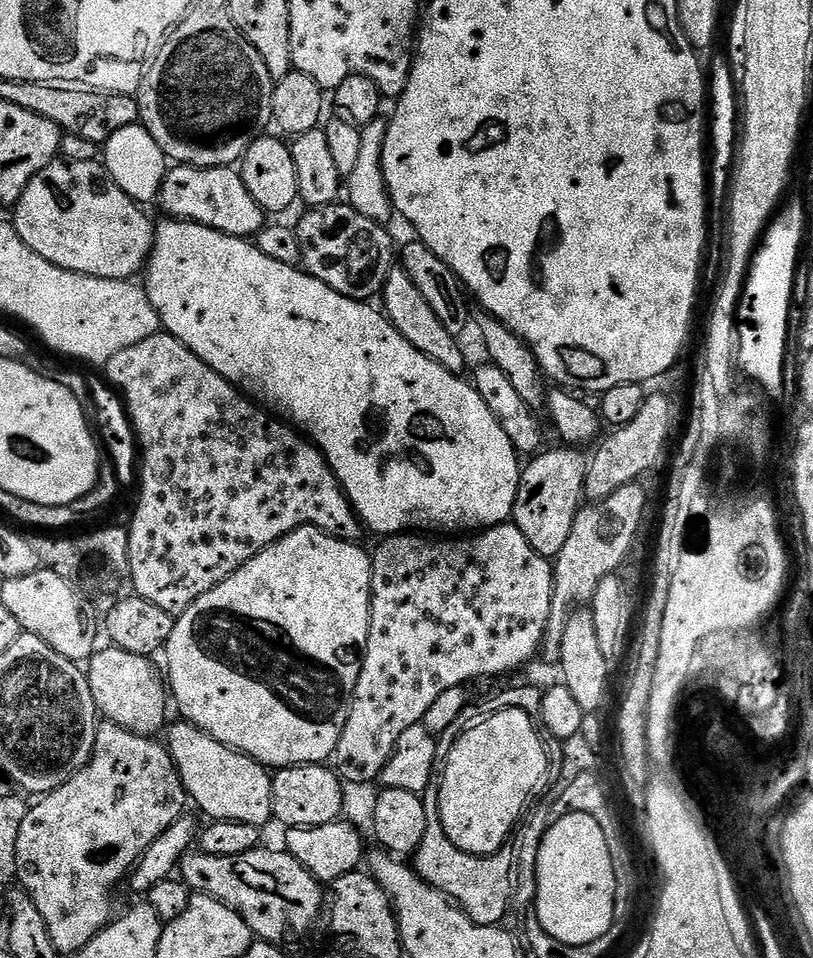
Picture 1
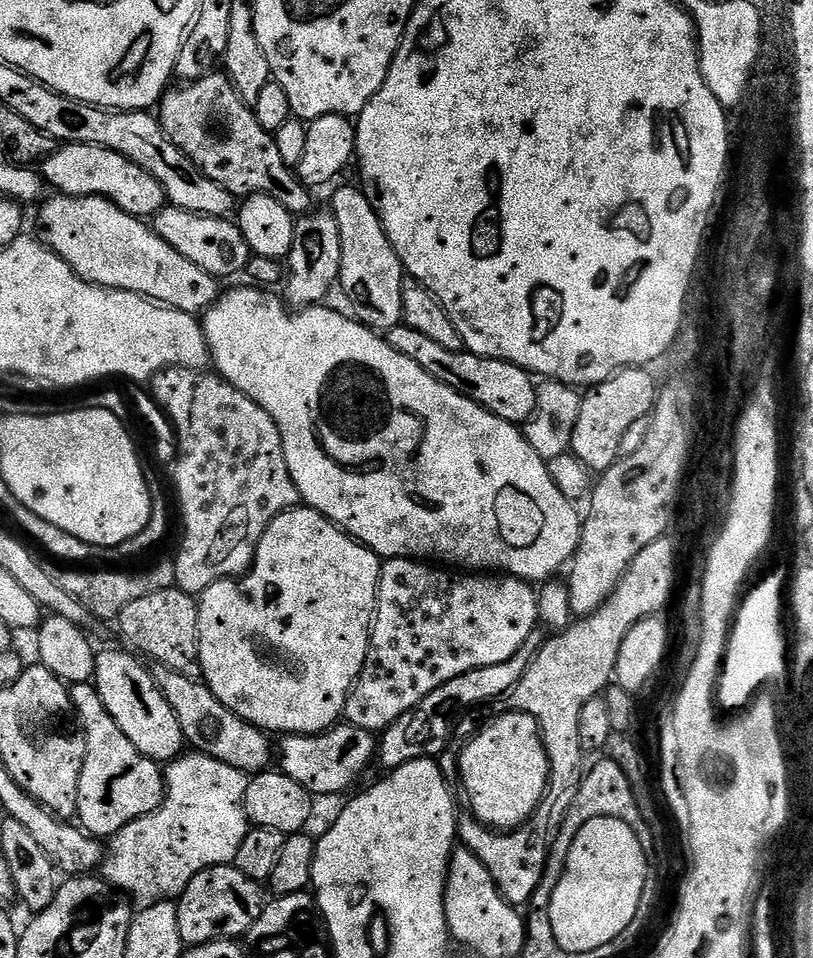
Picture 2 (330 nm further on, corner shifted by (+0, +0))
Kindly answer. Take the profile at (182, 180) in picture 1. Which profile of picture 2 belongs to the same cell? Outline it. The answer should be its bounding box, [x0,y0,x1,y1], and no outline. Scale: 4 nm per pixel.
[42,144,166,218]

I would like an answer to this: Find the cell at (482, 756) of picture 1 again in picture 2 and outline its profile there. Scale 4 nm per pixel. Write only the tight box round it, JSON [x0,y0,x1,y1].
[458,710,549,831]

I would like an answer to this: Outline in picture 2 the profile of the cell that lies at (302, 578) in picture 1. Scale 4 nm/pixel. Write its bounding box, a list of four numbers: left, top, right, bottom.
[198,506,381,736]

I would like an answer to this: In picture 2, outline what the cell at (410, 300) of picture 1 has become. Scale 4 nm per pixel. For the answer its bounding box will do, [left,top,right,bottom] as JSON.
[330,187,406,330]

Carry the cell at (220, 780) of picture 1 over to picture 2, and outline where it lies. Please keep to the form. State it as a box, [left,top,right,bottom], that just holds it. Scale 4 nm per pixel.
[94,651,186,762]

